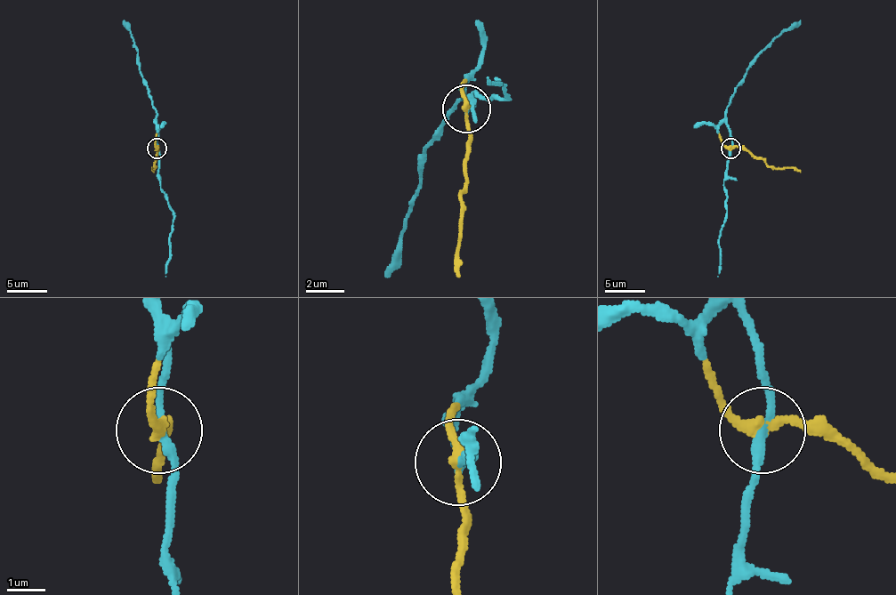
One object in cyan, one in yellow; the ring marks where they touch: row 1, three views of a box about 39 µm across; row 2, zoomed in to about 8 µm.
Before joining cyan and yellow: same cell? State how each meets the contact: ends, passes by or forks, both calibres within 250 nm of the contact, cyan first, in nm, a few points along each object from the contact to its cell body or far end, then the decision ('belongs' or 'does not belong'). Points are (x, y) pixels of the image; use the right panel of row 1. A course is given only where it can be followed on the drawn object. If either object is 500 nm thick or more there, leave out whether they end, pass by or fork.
cyan passes by; yellow passes by; 220 nm thick on the cyan side, 240 nm on the other; cyan runs (730, 148), (732, 137), (726, 108), (730, 105), (734, 87), (752, 61), (800, 20); yellow runs (730, 148), (744, 147), (770, 166), (795, 168), (800, 172); belongs

